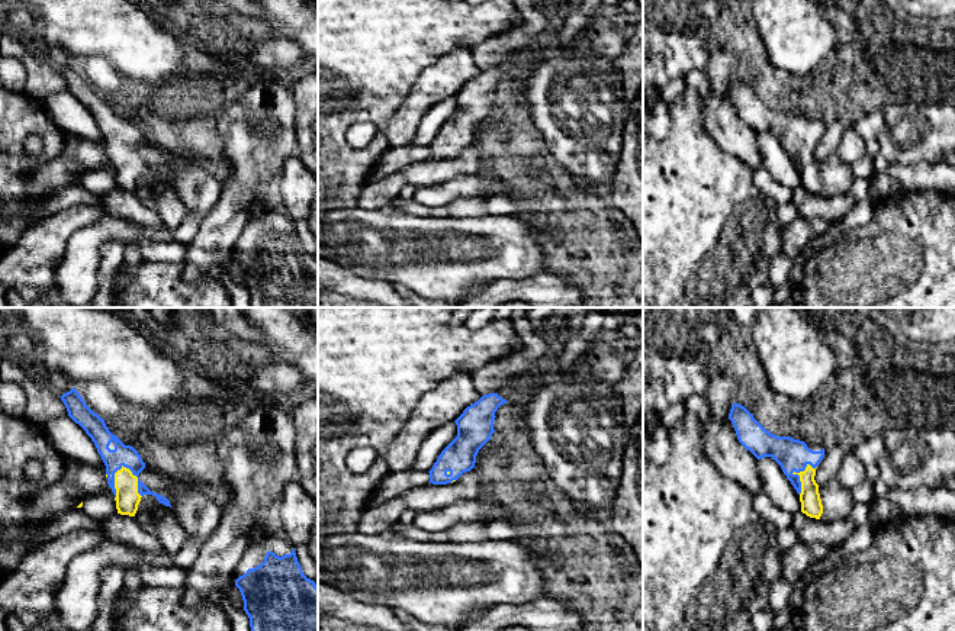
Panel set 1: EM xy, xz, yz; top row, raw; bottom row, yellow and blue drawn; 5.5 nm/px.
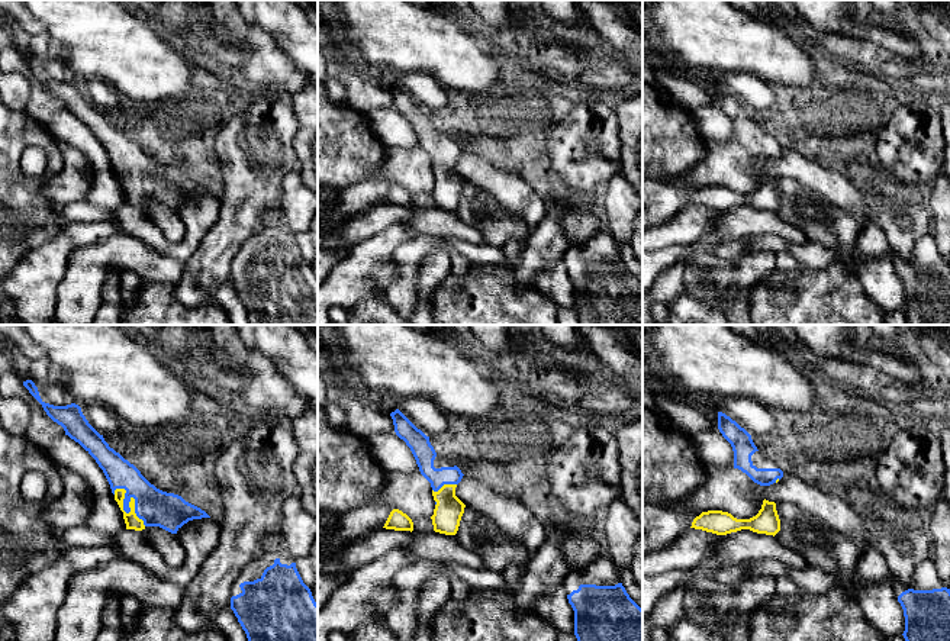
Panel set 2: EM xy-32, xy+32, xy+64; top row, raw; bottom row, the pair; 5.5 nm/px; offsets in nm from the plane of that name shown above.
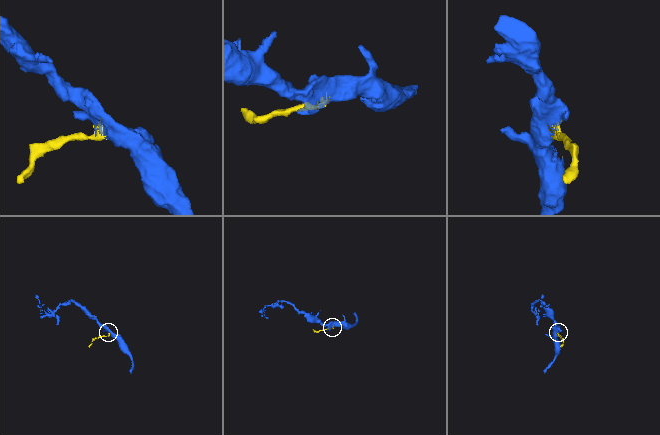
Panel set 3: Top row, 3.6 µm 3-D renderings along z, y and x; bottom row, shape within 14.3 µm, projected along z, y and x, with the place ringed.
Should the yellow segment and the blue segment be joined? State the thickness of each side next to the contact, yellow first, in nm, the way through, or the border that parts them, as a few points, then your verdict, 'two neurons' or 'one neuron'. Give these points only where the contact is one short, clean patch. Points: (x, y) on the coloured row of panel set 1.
130/120 nm | across xy (126, 498), (128, 489), (137, 480), (126, 467), (126, 456) | one neuron

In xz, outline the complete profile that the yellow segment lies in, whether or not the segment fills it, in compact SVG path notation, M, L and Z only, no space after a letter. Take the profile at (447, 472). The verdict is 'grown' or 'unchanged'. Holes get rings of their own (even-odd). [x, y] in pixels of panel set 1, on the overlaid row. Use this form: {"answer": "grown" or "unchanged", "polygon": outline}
{"answer": "grown", "polygon": "M498 393L483 395L454 421L457 437L441 451L430 473L430 483L447 484L475 467L479 450L491 440L495 412L508 403Z"}

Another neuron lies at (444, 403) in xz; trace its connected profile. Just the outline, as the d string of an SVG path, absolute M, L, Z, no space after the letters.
M453 376L425 393L417 403L411 421L405 424L383 454L389 471L411 469L425 437L456 421L480 397L473 387L473 376Z

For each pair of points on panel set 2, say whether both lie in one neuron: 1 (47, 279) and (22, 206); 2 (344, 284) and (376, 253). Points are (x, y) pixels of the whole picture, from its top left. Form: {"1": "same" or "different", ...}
{"1": "different", "2": "same"}

